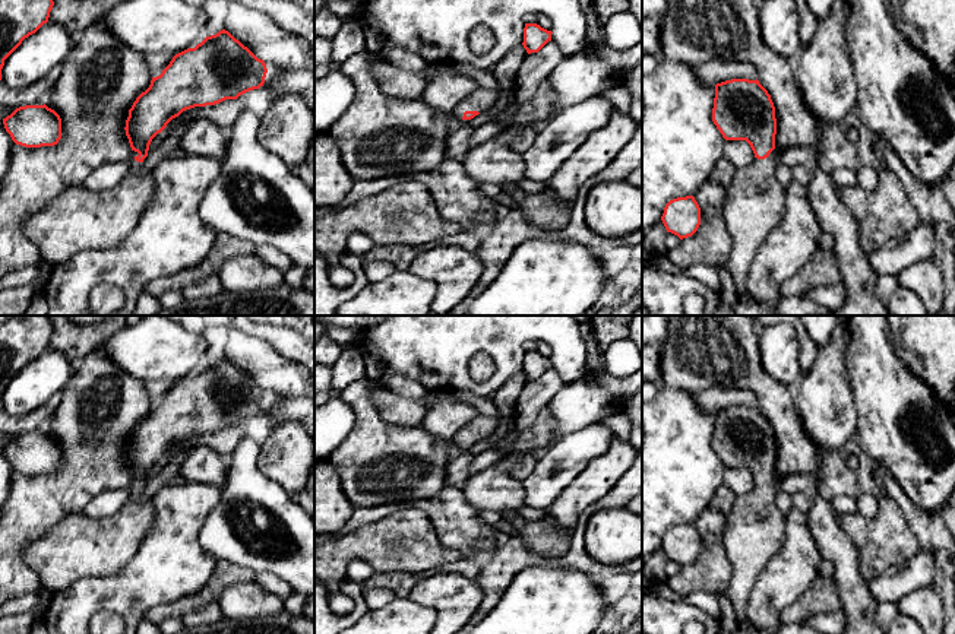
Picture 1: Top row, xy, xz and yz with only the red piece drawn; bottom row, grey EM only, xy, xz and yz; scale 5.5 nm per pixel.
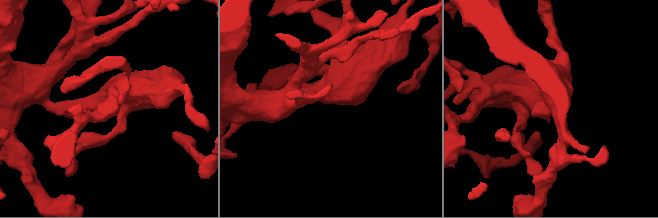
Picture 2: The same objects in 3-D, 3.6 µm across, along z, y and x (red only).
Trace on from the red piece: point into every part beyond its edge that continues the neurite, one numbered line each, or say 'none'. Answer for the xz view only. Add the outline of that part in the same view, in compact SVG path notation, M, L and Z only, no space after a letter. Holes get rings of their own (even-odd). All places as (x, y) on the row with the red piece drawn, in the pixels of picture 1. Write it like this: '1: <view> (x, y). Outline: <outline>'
1: xz (481, 100). Outline: M480 86L455 105L452 117L455 117L459 124L468 124L472 118L464 120L462 117L465 111L486 112L494 107L497 98L499 95L496 91Z

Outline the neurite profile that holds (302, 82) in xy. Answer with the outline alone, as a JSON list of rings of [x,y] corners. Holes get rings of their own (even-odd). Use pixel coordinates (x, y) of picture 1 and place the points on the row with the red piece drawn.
[[[284,70],[279,75],[266,73],[263,86],[271,91],[272,99],[287,93],[300,95],[314,111],[314,70]]]

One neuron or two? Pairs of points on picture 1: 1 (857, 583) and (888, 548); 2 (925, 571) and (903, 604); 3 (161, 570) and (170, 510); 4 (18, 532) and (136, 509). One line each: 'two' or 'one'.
1: two
2: two
3: one
4: two

